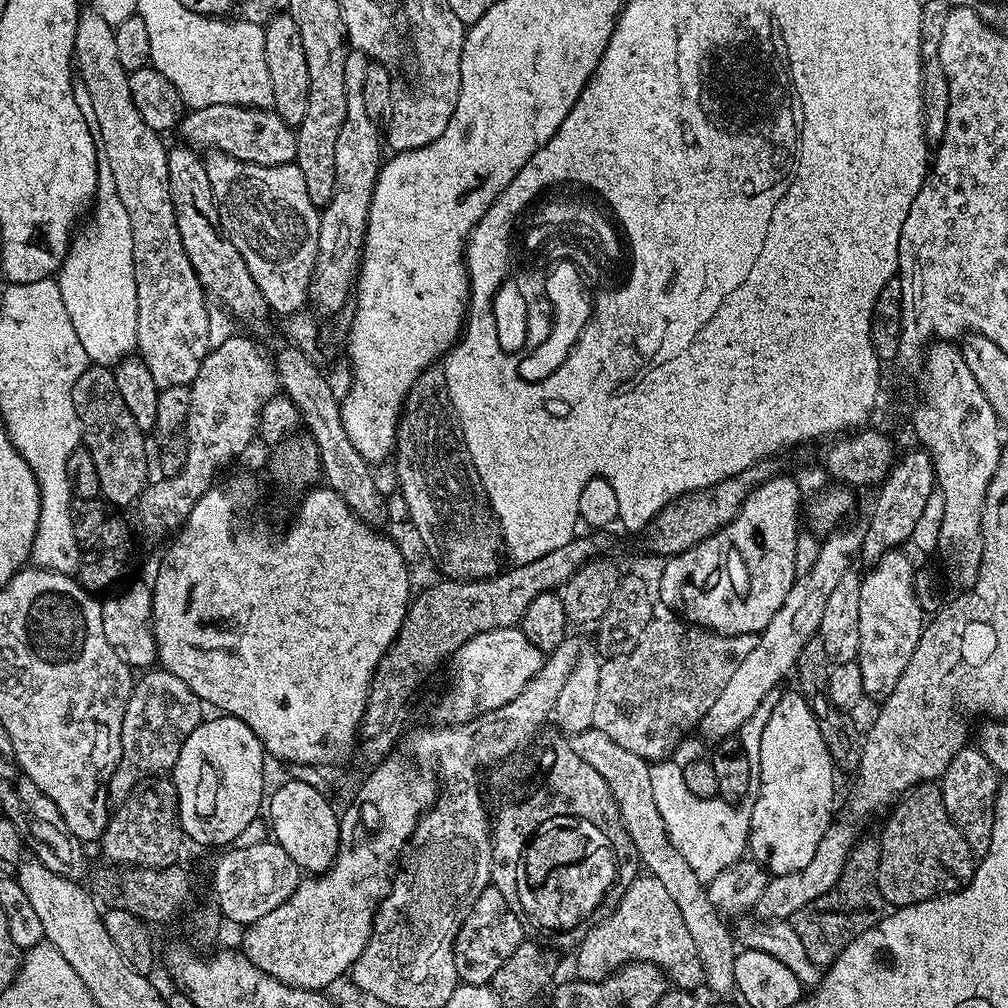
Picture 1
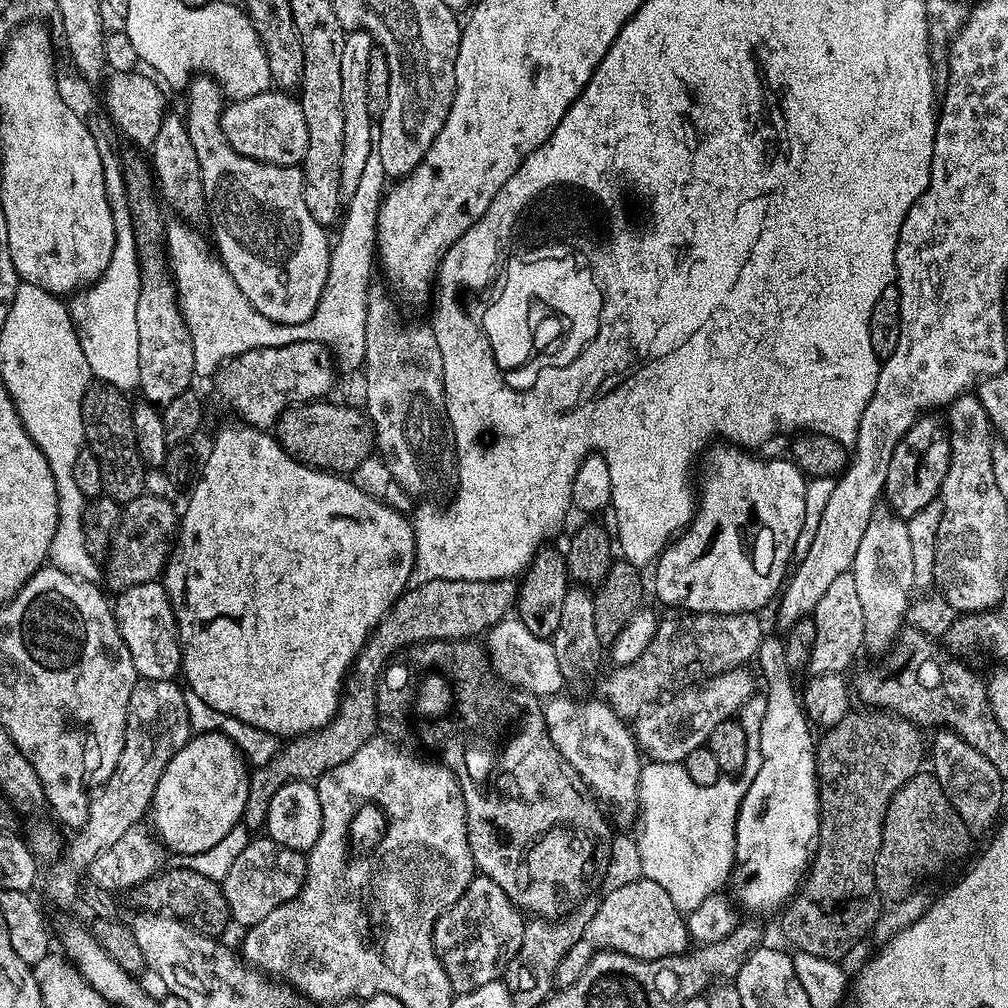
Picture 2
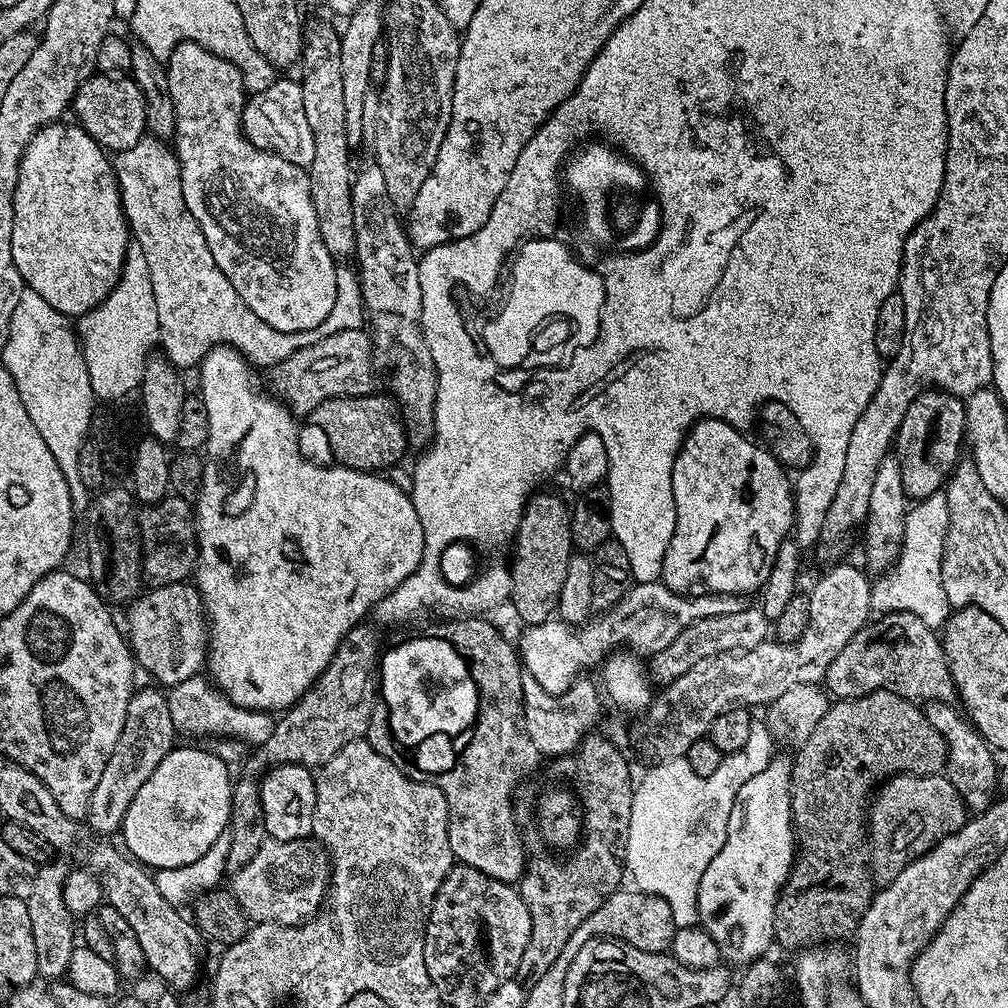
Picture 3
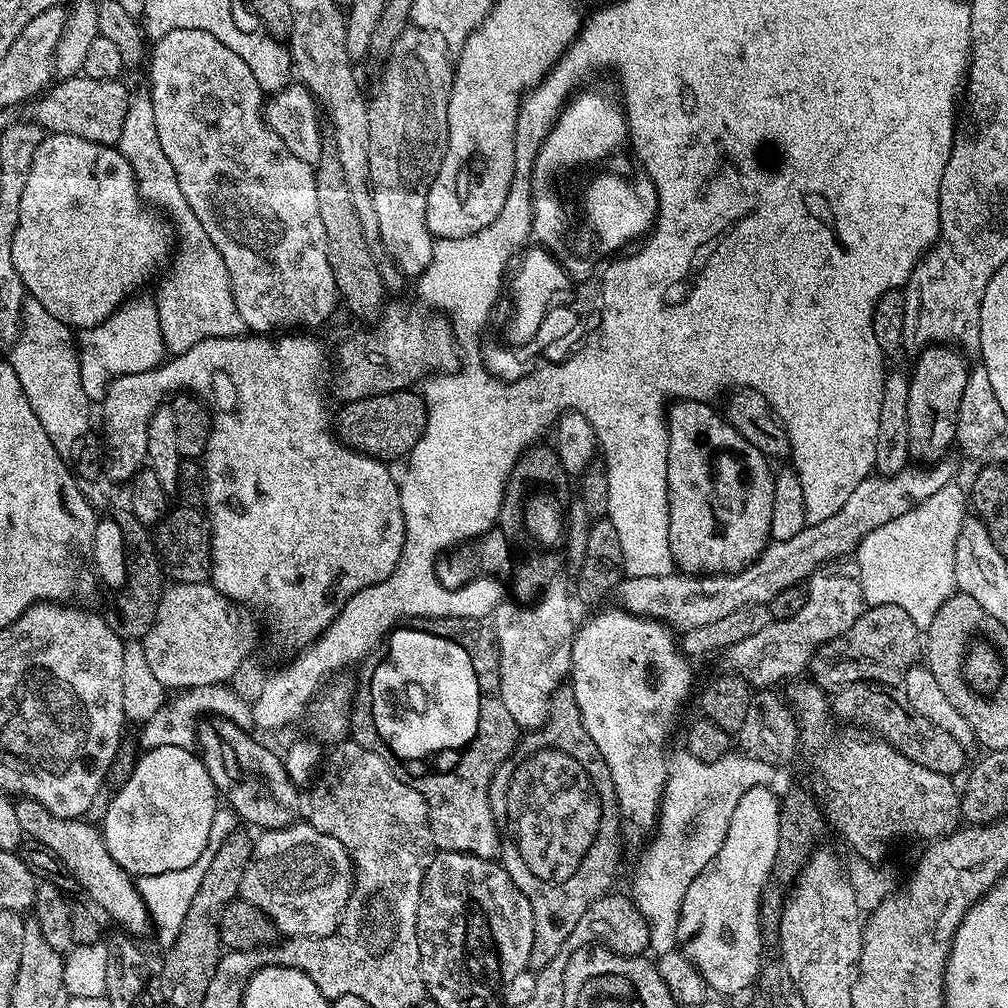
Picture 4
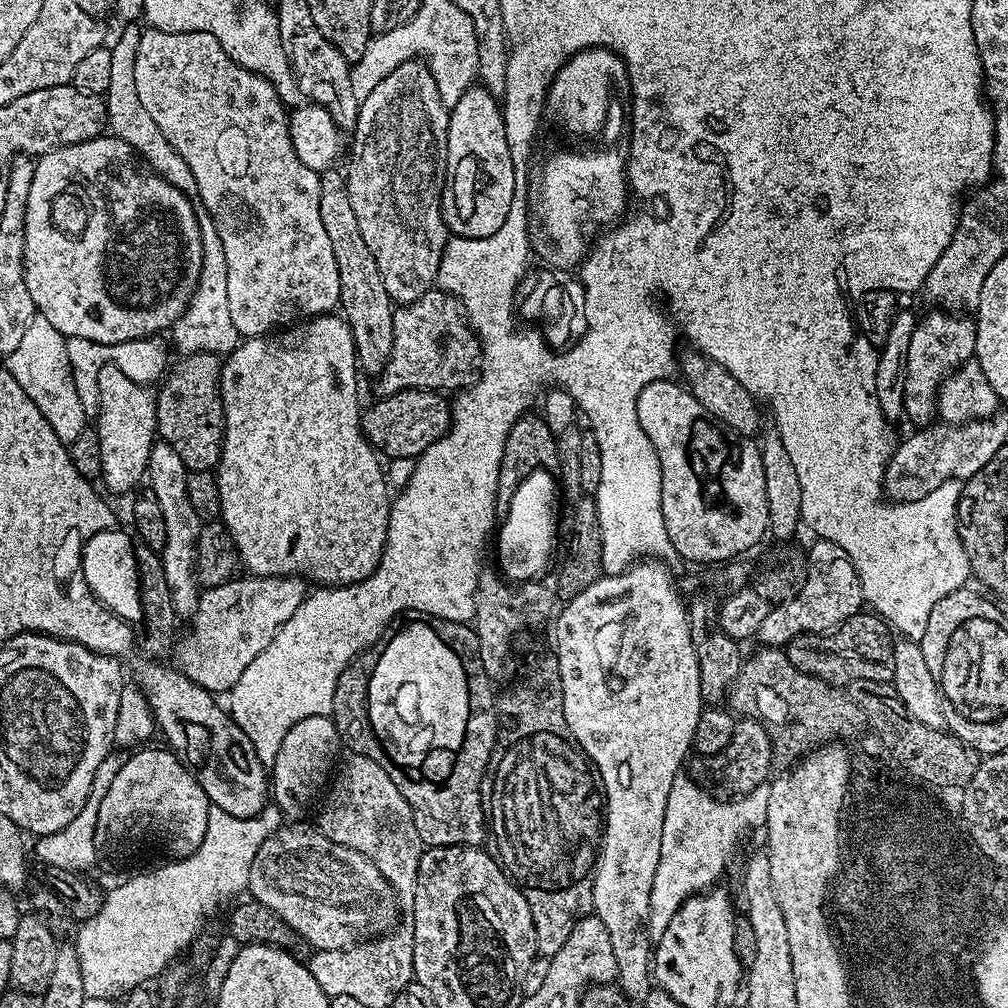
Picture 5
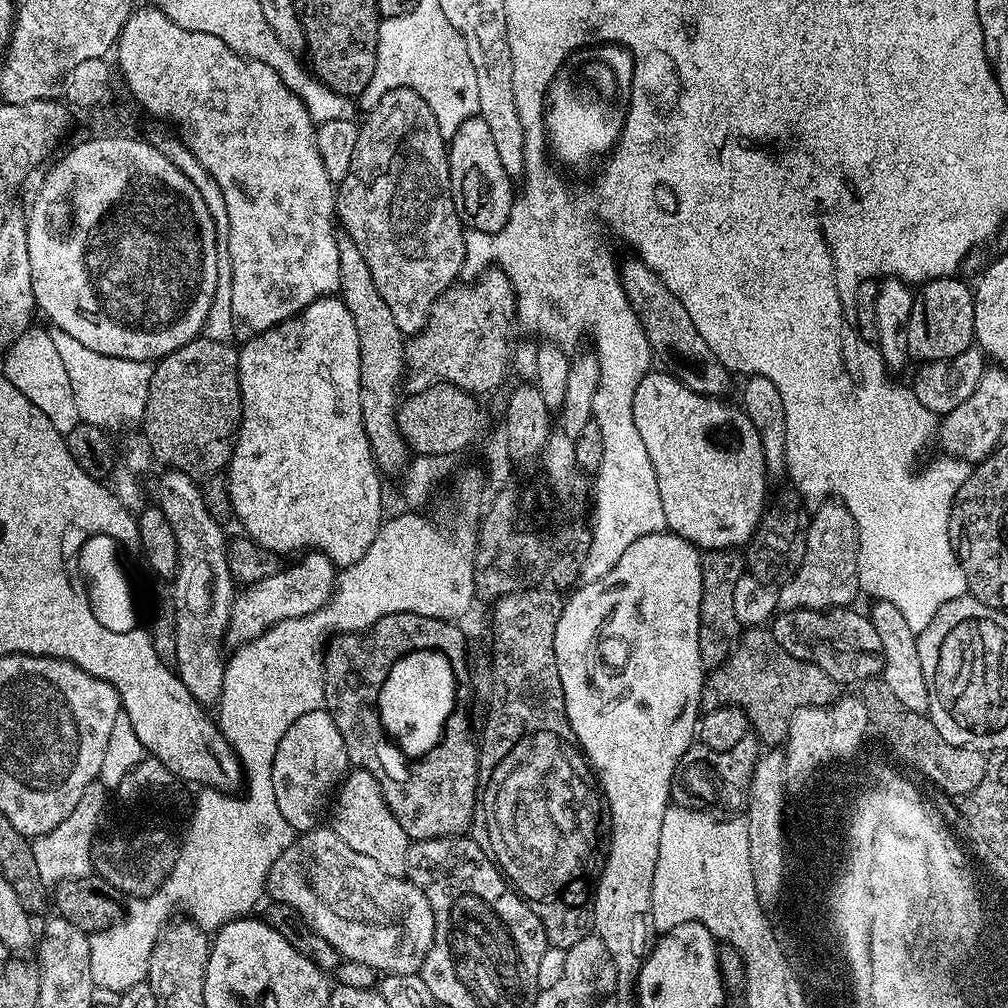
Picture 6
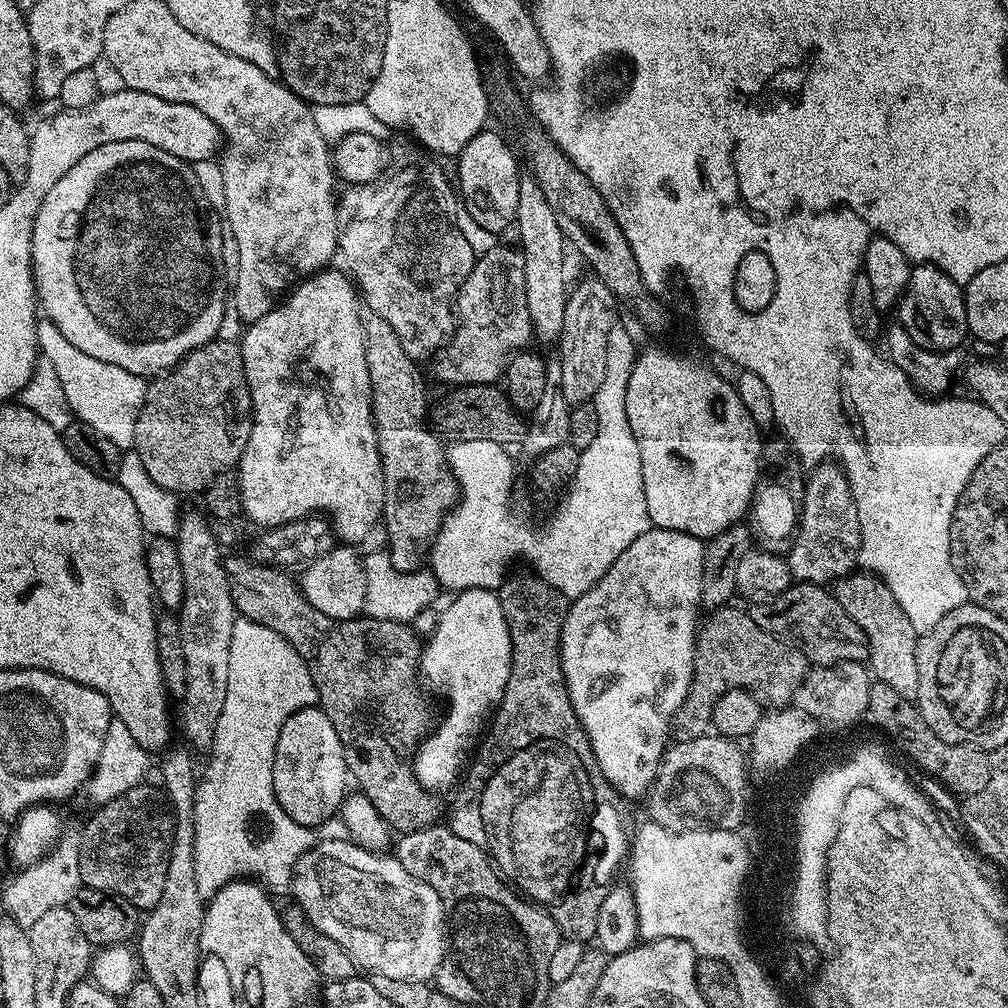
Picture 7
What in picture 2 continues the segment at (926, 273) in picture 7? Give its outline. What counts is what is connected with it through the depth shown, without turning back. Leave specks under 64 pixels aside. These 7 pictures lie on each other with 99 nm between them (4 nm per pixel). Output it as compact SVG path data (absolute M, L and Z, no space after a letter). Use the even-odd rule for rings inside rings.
M936 414L919 416L914 426L910 426L910 430L906 430L904 437L894 446L894 458L890 458L890 474L886 474L883 499L896 515L905 518L917 516L922 509L930 506L939 497L946 470L950 470L950 442L945 421L941 417L939 420Z

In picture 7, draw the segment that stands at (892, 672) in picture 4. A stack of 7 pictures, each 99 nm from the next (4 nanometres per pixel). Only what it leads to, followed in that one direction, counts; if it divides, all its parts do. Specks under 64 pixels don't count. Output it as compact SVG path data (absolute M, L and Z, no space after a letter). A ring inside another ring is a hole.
M796 582L792 587L771 596L769 600L751 605L752 621L762 630L779 636L794 645L813 665L841 664L842 662L861 662L868 658L868 639L866 634L842 610L835 595L827 587L811 582Z

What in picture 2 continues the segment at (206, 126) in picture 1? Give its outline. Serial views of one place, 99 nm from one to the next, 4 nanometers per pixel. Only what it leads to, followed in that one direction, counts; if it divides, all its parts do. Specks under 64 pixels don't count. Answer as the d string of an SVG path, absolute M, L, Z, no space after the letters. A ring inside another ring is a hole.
M269 90L254 94L254 98L231 101L220 116L220 125L226 142L246 158L283 168L303 165L308 149L306 118L299 99L287 91Z

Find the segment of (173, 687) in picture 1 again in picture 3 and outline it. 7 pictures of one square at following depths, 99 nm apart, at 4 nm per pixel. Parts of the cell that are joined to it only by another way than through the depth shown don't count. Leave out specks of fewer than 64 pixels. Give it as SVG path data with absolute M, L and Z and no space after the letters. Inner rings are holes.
M151 687L144 688L141 692L140 689L133 691L126 714L126 725L130 726L131 731L116 743L116 751L110 754L106 770L102 770L98 786L94 786L86 824L96 832L121 831L126 810L130 810L130 802L134 802L134 794L142 790L142 782L154 774L158 762L162 762L162 758L174 747L172 736L175 737L177 731L171 722L168 697L159 687ZM49 862L37 867L34 890L28 895L30 910L30 930L34 930L34 954L38 954L36 971L49 982L56 982L68 971L70 954L78 946L78 932L72 929L73 917L63 901L63 888L70 871L69 865ZM76 936L76 940L75 940Z

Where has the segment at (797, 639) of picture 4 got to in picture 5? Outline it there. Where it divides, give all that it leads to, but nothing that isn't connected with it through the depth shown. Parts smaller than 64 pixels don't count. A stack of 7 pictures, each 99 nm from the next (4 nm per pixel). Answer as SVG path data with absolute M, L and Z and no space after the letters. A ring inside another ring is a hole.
M817 539L815 543L806 552L806 583L790 602L769 607L758 633L761 645L783 649L795 636L831 634L865 607L860 575L854 570L854 562L850 562L846 550L829 540Z

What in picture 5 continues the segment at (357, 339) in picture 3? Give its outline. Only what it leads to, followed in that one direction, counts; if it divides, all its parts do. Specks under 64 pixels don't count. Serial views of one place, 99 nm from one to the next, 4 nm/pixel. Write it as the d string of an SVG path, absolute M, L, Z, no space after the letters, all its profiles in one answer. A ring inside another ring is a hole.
M430 290L412 304L397 307L392 317L396 337L392 357L374 380L377 397L411 388L467 390L476 383L482 367L480 341L456 297L449 292Z

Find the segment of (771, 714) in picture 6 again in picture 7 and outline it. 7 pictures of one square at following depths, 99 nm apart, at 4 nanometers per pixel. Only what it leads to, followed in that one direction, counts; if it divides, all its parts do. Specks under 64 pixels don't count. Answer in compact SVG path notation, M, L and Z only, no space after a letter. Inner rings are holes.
M725 606L709 611L708 617L705 615L699 625L696 633L696 657L694 658L692 685L682 706L677 710L674 721L674 736L677 741L698 738L702 730L711 725L712 707L716 705L718 698L730 689L745 688L754 699L759 700L764 706L784 704L791 696L793 699L799 693L800 683L804 680L804 675L808 673L810 661L794 645L762 630L762 626L753 622L751 615L745 609L743 612L740 608L732 607Z

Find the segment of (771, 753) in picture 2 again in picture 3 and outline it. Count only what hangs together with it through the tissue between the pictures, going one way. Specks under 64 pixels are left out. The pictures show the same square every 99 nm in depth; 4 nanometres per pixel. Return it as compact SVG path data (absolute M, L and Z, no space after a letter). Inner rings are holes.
M776 754L762 774L754 774L738 790L730 810L726 842L714 854L714 862L706 866L698 886L699 923L720 947L721 957L729 965L747 966L761 959L774 944L776 901L792 873L797 851L792 822L792 760Z

